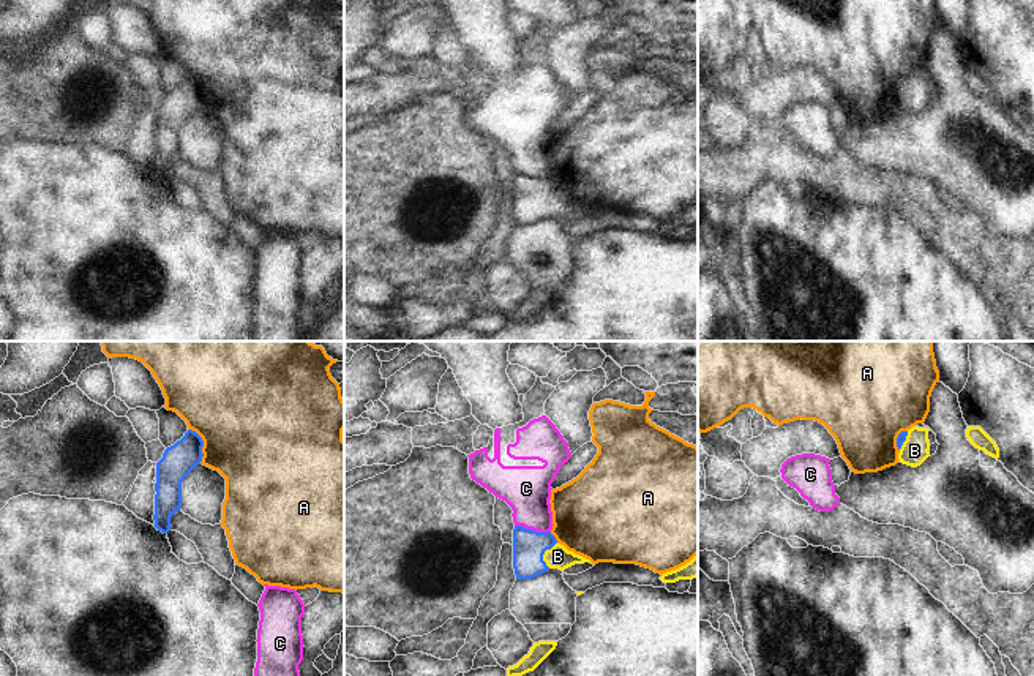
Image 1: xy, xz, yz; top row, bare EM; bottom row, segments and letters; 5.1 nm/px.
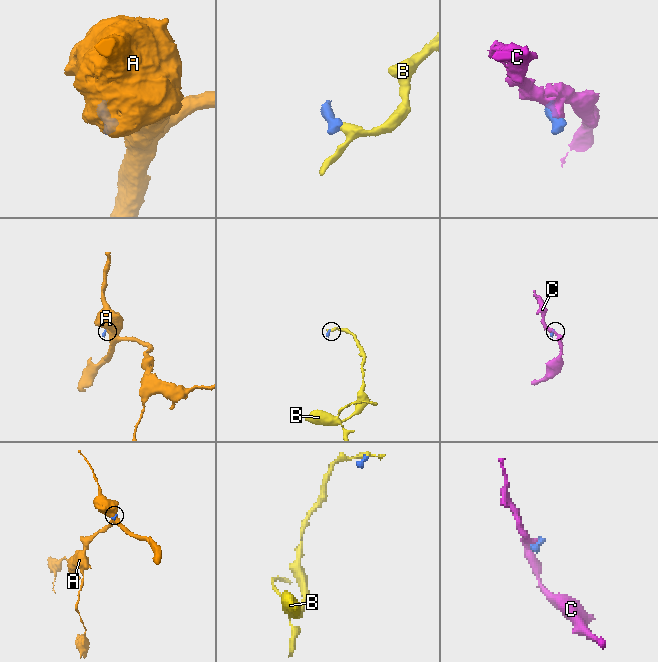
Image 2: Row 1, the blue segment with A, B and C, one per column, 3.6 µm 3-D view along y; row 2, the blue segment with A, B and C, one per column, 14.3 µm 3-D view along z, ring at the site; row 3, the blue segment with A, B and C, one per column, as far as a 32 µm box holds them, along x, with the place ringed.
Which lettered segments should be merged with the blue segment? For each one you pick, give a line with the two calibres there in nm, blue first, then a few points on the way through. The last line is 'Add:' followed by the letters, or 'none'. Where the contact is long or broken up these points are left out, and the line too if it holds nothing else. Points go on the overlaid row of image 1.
B: 160 nm thick on the blue side, 110 nm on the other; runs through xz (529, 547), (534, 552), (543, 553), (558, 556)
Add: B

